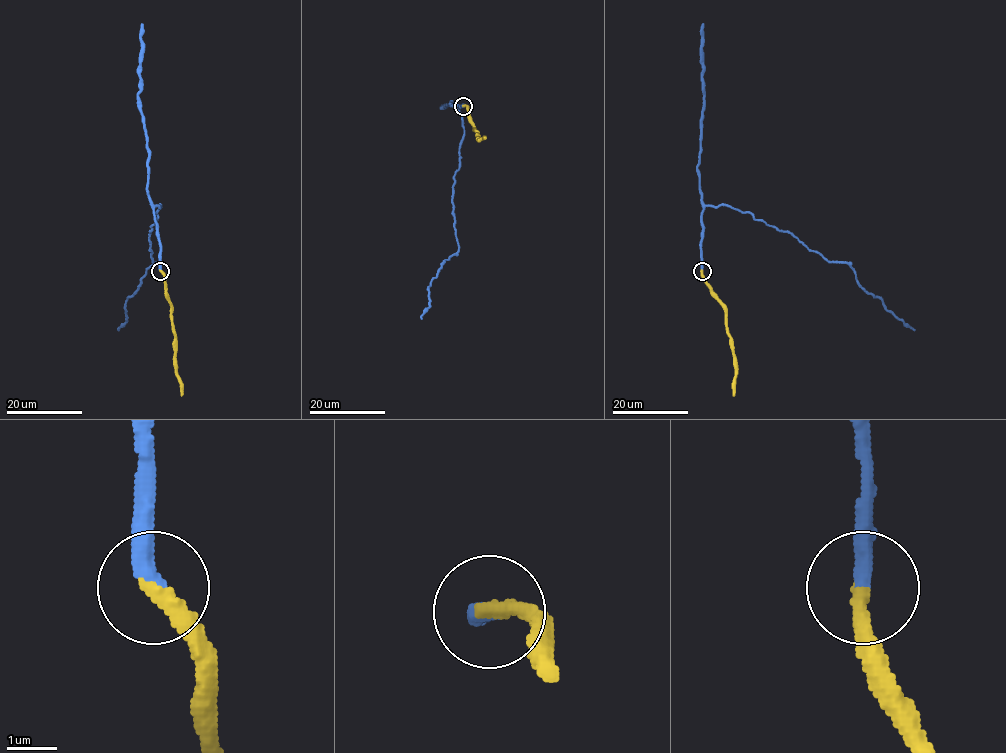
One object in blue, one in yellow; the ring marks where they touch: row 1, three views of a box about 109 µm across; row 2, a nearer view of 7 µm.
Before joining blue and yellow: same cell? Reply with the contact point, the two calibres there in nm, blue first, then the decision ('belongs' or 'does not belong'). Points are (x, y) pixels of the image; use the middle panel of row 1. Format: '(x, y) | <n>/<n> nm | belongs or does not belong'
(463, 106) | 380/360 nm | belongs

